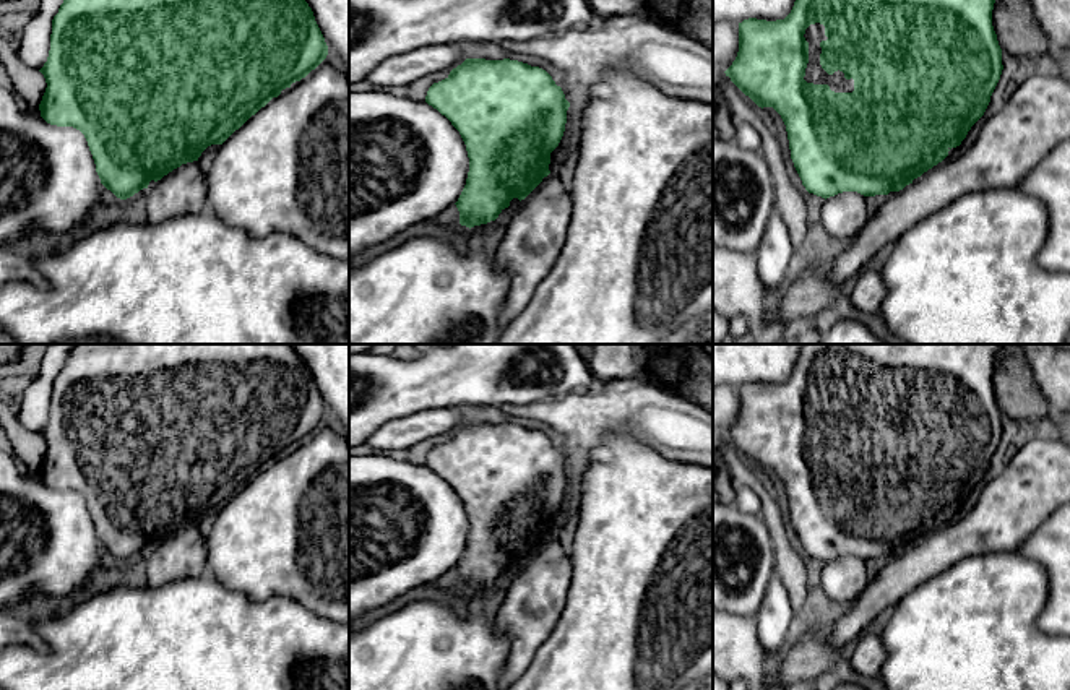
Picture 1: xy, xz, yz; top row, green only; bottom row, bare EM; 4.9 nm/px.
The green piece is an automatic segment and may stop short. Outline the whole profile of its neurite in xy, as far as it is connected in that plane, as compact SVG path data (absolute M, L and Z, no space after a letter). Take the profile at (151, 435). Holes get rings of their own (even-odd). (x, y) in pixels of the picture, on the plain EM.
M75 344L52 383L49 420L39 433L47 446L39 474L47 487L73 490L84 498L101 547L117 562L127 563L148 552L151 544L157 546L182 528L198 524L208 510L222 508L283 453L315 433L326 419L328 409L313 375L292 344Z

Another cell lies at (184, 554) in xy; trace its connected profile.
M196 524L174 533L146 554L151 588L208 571L208 547Z

